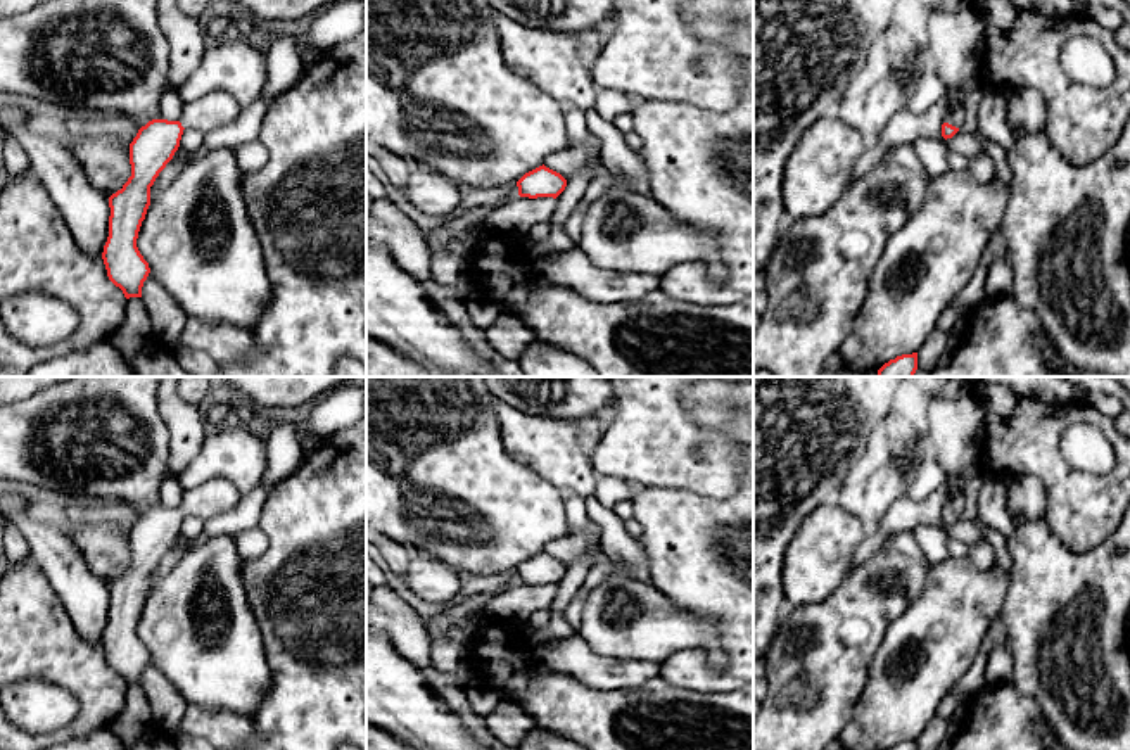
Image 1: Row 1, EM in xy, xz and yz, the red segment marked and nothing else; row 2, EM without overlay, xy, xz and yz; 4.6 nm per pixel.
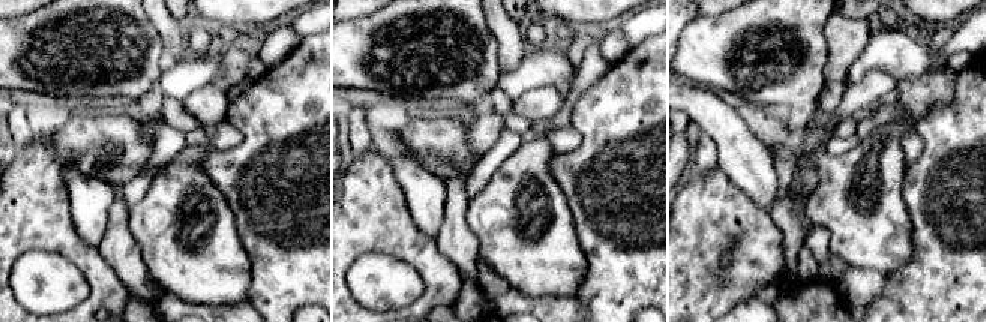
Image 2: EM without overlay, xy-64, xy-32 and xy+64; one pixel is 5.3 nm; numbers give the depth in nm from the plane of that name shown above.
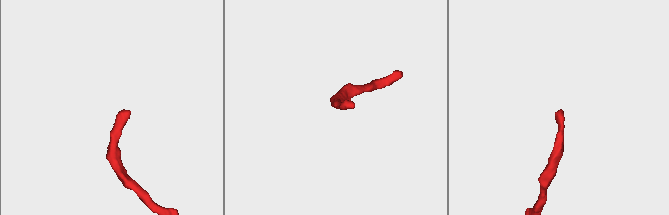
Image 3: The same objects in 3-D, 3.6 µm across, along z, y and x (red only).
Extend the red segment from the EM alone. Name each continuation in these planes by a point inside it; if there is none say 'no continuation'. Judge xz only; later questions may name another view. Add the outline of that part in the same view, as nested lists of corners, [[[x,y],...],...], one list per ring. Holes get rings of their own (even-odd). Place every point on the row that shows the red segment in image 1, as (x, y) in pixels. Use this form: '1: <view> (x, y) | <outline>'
no continuation

